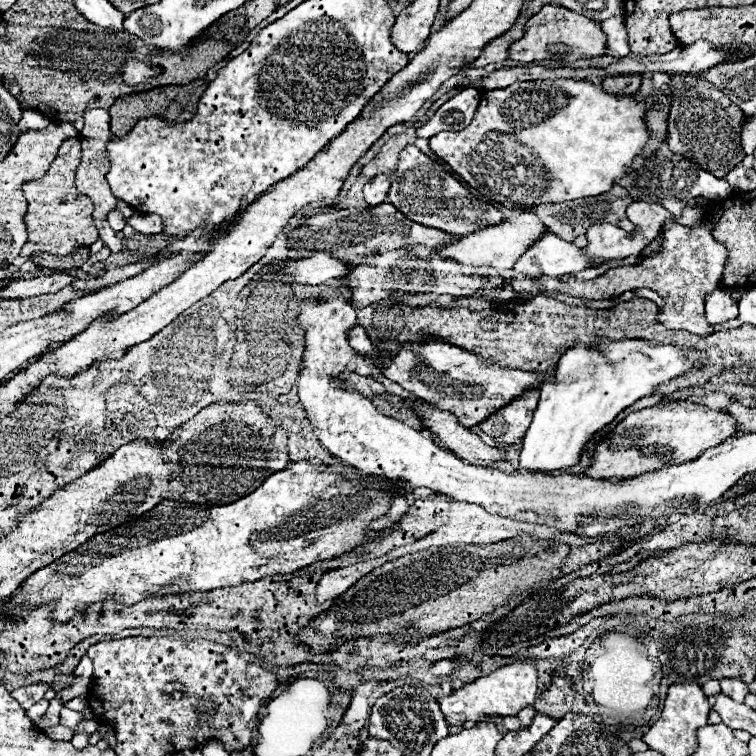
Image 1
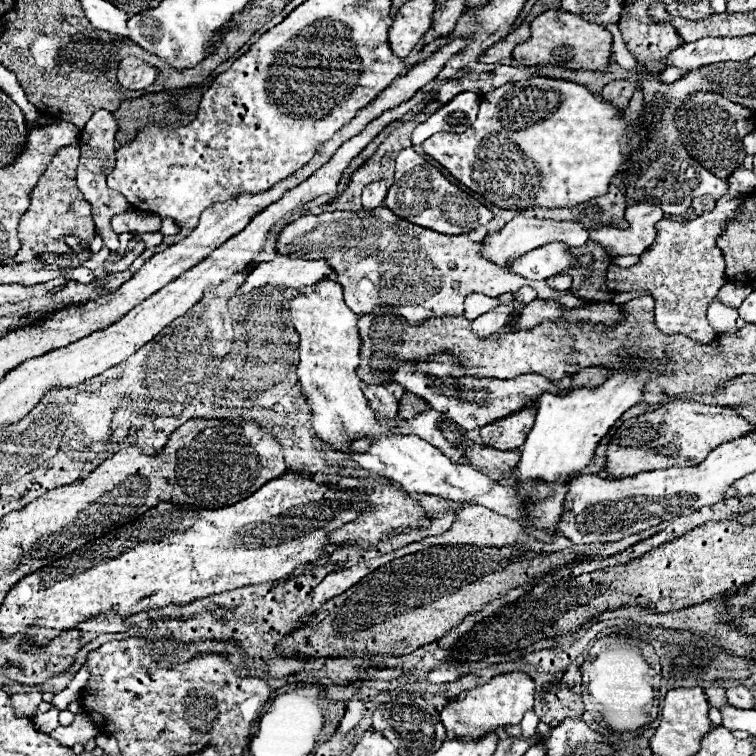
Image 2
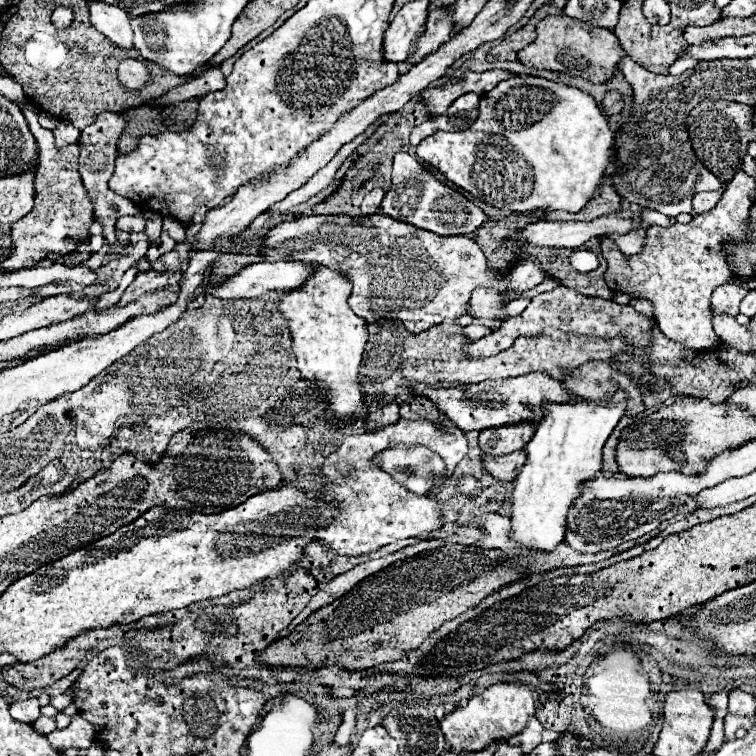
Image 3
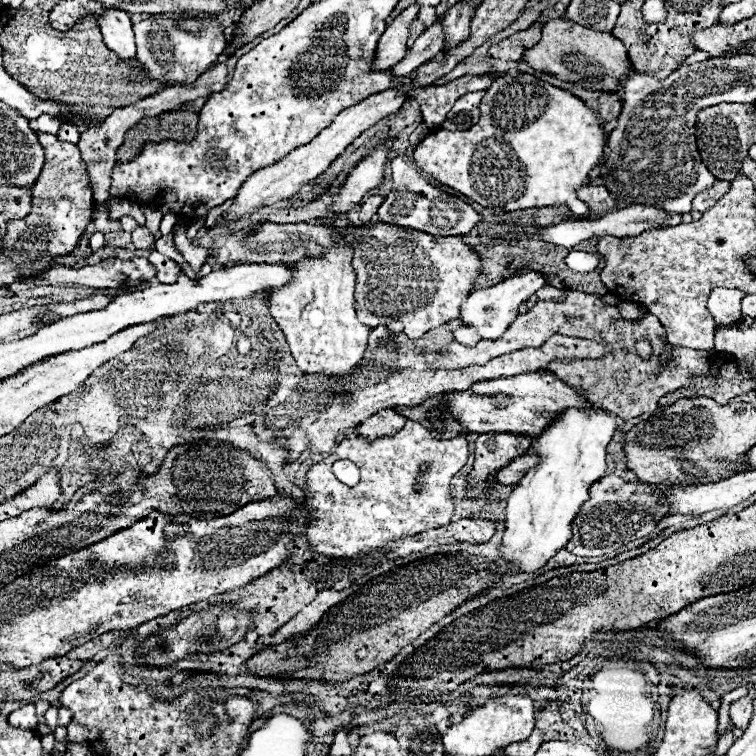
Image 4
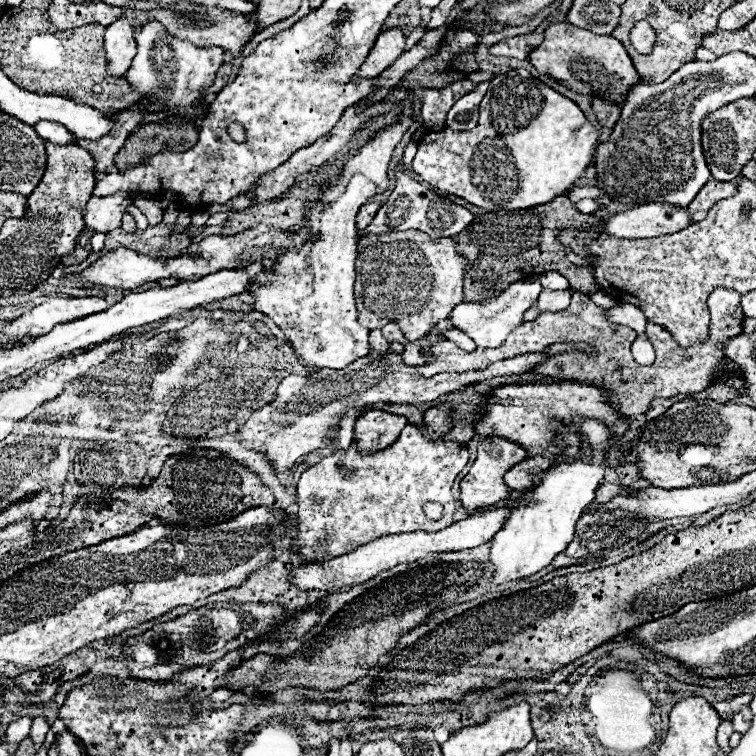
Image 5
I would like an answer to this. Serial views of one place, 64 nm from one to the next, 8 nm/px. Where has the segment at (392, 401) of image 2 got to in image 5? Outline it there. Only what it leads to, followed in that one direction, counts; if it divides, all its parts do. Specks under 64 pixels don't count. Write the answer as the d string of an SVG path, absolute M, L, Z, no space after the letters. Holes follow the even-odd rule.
M368 410L354 424L354 444L358 452L366 456L366 452L374 452L378 448L386 448L386 444L392 444L406 424L408 420L404 416L388 414L384 410Z

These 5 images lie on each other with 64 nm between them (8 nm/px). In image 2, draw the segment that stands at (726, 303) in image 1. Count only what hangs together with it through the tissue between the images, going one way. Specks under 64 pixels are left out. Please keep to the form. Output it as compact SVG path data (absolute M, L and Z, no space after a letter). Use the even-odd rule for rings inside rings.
M712 300L708 306L708 322L712 324L716 334L734 334L738 332L735 324L735 310L729 306L720 304L718 300Z

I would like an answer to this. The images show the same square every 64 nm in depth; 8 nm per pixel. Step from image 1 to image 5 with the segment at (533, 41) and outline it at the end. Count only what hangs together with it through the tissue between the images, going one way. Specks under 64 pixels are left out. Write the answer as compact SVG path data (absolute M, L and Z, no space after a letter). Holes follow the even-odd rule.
M568 22L552 24L544 32L544 42L530 52L530 62L540 74L548 74L560 84L566 84L578 94L590 94L594 98L610 100L612 104L626 104L626 96L640 76L632 66L626 48L612 36L598 36L590 30L574 28Z

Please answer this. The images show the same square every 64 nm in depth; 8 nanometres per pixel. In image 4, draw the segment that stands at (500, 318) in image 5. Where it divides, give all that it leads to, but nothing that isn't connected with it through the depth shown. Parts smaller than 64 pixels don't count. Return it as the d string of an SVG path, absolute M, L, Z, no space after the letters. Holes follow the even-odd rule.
M520 270L518 276L512 276L506 280L506 284L497 284L490 288L483 288L472 292L464 304L460 306L460 320L466 326L472 326L478 330L480 340L496 340L498 336L502 336L502 332L506 332L506 328L510 328L510 324L518 318L518 308L522 302L526 302L530 296L536 294L536 290L540 290L544 286L544 276L536 270Z

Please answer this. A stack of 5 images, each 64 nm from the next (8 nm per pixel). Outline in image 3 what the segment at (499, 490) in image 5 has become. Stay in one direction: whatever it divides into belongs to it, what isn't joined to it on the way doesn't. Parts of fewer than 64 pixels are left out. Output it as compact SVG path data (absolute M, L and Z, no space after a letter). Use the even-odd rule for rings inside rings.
M528 422L482 430L478 436L480 456L506 456L506 452L524 450L524 446L532 440L532 436L534 426Z

